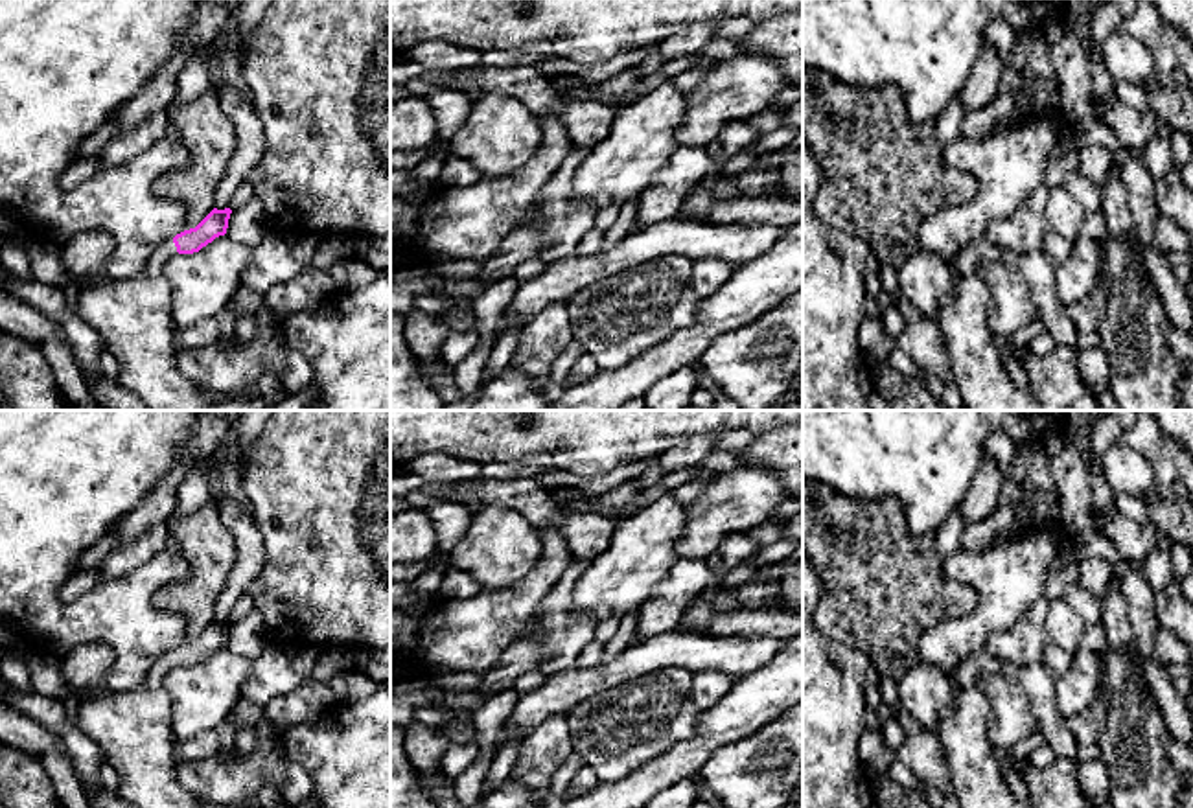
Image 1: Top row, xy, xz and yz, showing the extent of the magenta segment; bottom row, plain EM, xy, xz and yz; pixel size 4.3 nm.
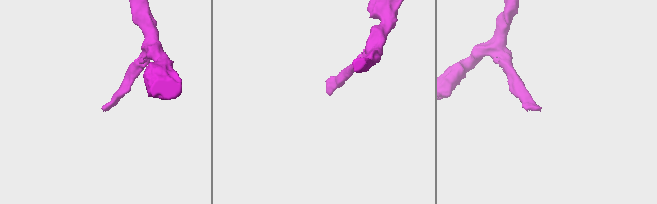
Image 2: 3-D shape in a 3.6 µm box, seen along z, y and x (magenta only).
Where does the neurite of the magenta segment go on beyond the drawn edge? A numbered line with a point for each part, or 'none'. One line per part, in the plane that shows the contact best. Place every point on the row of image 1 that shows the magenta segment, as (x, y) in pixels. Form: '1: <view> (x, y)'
1: xy (157, 262)

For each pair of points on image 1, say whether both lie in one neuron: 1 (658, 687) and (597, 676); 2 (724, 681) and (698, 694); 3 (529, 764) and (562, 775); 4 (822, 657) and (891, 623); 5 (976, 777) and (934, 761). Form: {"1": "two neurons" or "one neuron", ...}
{"1": "two neurons", "2": "one neuron", "3": "two neurons", "4": "two neurons", "5": "two neurons"}

